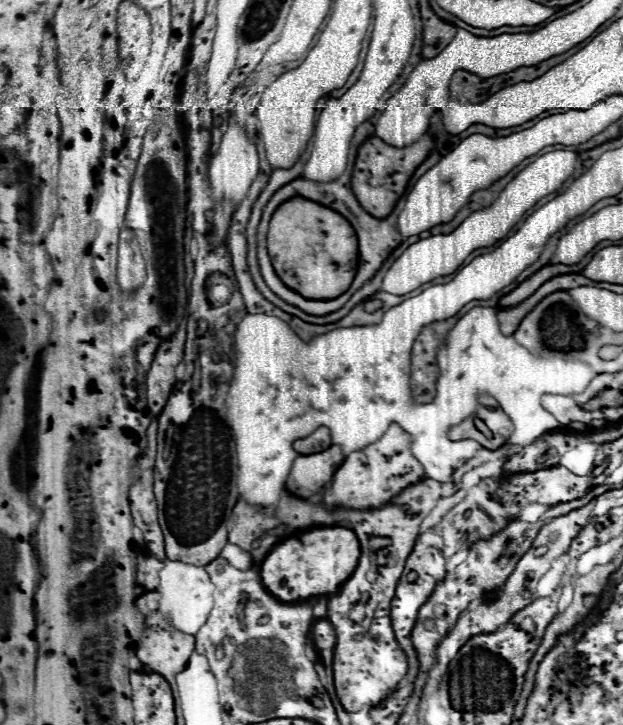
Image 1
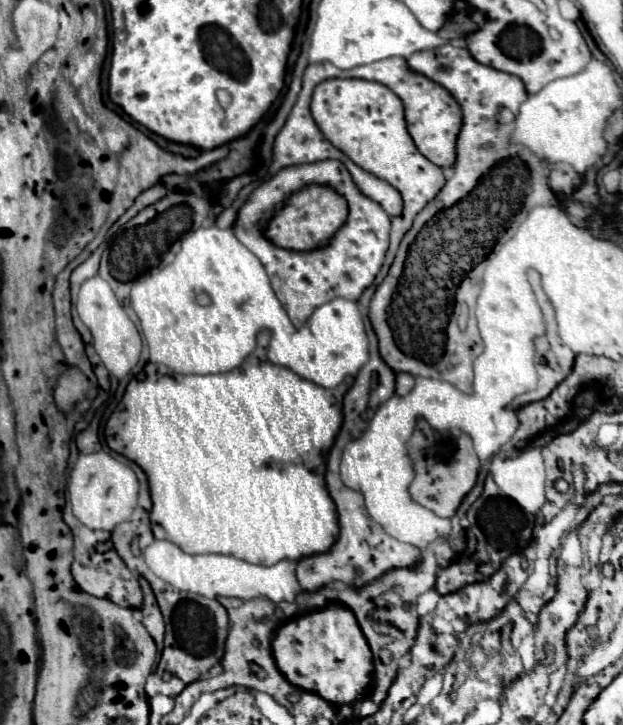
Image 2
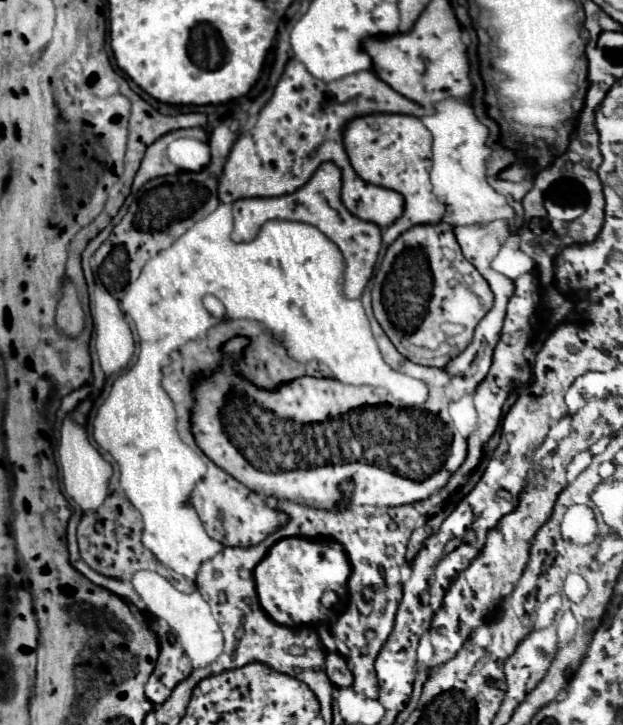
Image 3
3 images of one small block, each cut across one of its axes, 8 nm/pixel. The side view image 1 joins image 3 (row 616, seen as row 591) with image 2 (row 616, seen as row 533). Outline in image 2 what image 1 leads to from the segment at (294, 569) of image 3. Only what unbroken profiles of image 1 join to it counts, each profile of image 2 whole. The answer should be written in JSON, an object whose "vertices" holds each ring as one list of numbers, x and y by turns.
{"vertices":[[330,604,326,610,320,612,310,612,306,616,300,616,282,628,278,628,274,642,272,642,272,652,278,664,278,670,292,682,294,686,312,692,320,698,324,698,330,704,354,704,356,700,364,698,368,690,372,688,372,652,368,648,368,642,354,618,354,614,338,604]]}

